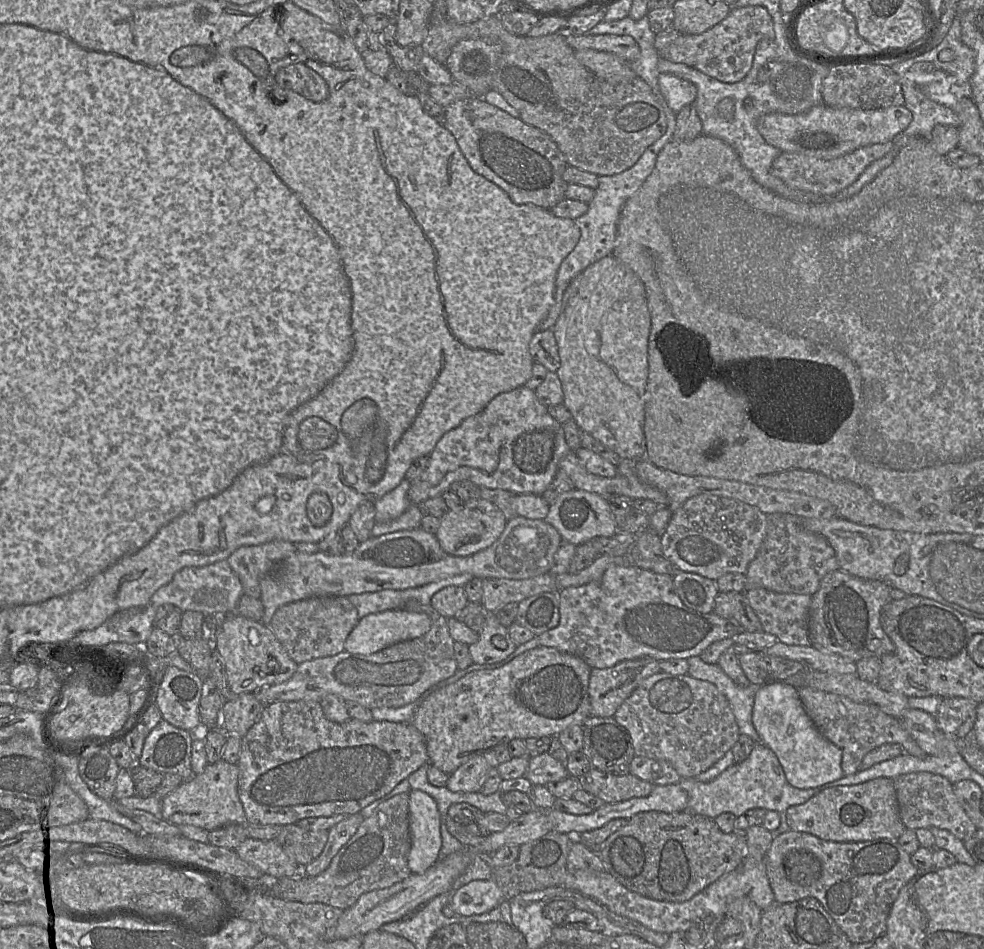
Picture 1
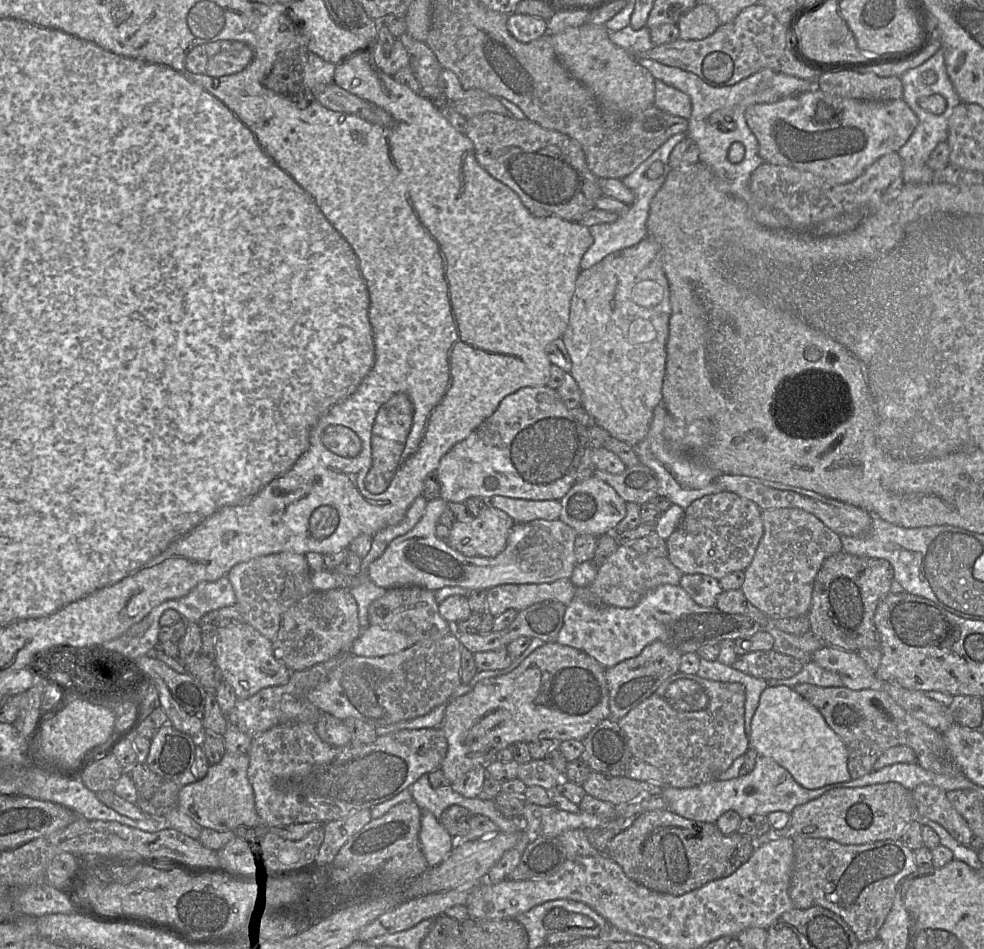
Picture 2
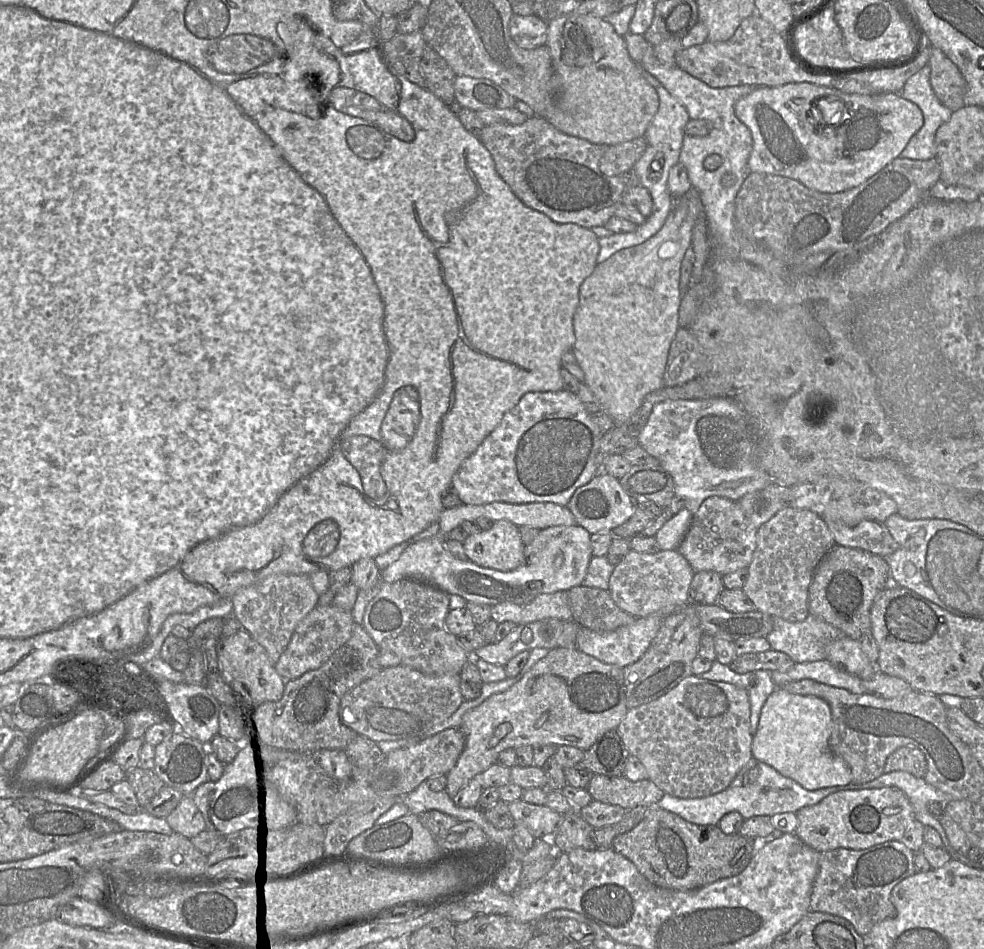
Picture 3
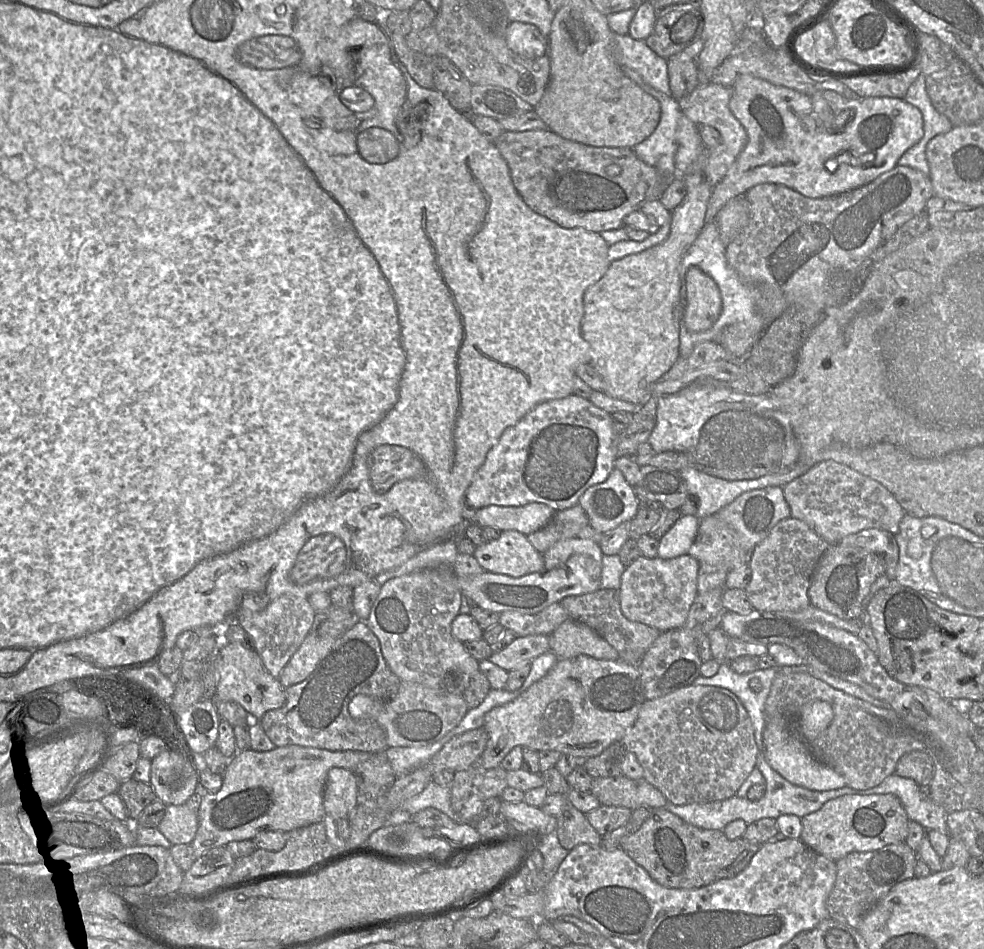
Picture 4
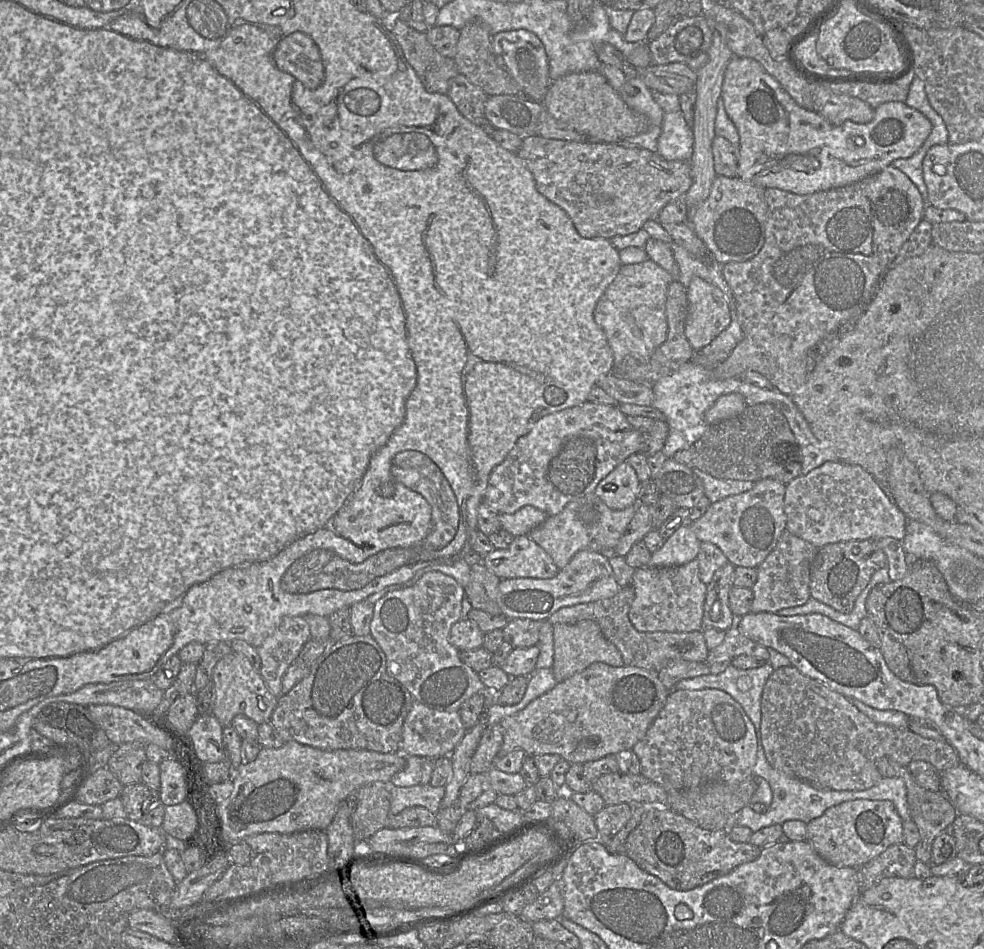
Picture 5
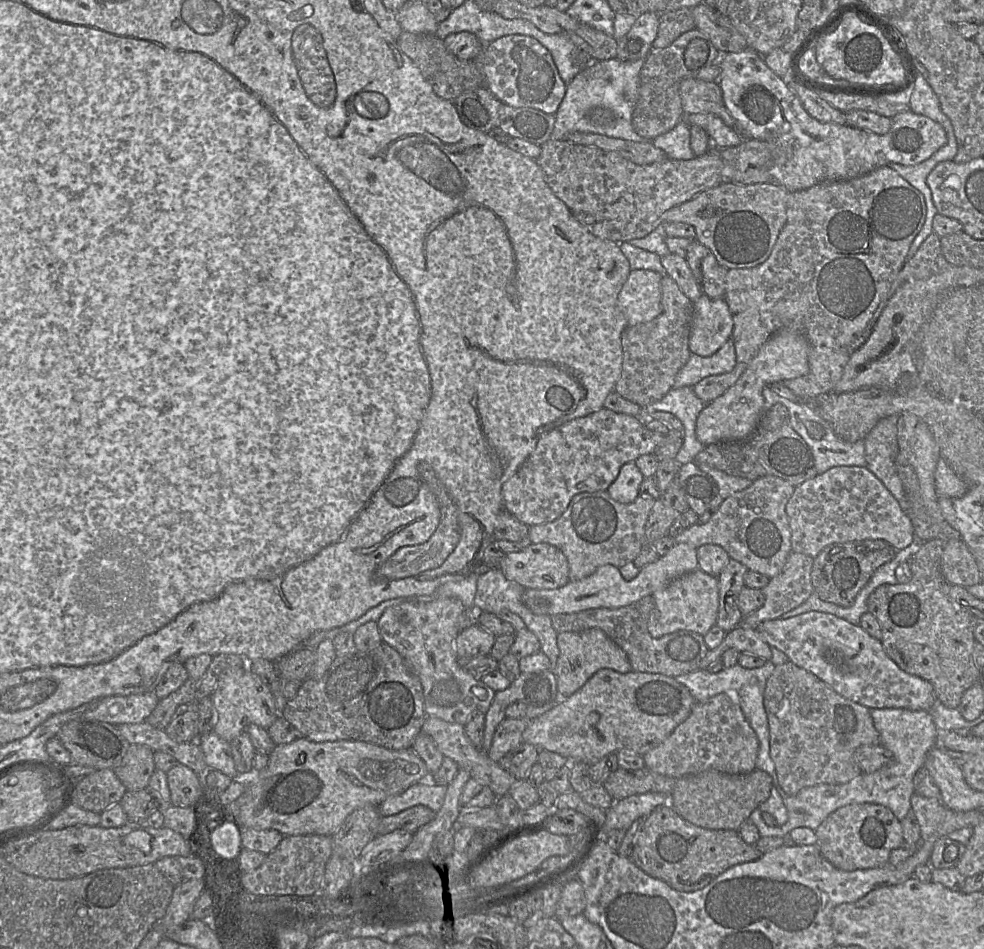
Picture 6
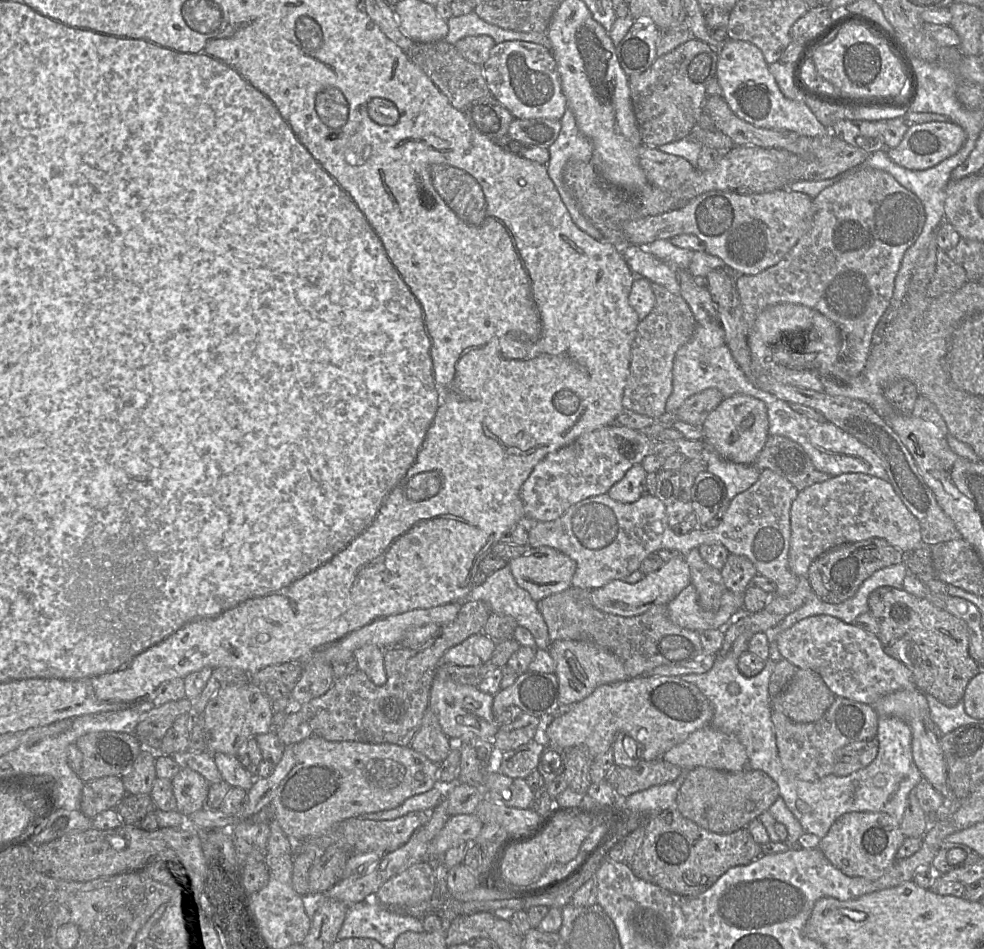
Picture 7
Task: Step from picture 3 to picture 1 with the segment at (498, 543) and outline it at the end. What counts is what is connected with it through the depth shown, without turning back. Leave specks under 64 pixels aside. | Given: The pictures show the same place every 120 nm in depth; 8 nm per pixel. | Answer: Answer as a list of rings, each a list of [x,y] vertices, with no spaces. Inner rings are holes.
[[[470,500],[465,502],[460,510],[449,510],[441,517],[435,537],[447,554],[470,556],[490,547],[500,537],[507,522],[502,511],[489,501]]]

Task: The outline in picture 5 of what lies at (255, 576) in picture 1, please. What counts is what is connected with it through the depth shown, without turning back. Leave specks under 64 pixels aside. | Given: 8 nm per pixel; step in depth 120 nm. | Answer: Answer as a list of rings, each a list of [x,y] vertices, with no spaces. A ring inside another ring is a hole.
[[[288,616],[256,647],[261,659],[260,674],[277,698],[283,694],[283,675],[296,661],[310,637],[310,627],[305,616]]]

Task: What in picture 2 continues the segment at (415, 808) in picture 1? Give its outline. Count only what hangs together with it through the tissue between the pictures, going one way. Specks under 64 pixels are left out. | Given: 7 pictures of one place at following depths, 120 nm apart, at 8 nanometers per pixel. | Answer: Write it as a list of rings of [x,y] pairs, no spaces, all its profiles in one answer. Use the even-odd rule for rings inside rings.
[[[422,811],[419,843],[429,868],[440,864],[453,849],[453,838],[427,811]]]

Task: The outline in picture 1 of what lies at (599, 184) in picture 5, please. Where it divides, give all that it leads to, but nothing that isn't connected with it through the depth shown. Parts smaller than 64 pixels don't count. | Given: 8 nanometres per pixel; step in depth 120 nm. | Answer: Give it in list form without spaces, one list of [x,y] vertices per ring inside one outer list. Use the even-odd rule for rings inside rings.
[[[477,97],[459,100],[444,107],[442,124],[455,137],[471,168],[504,190],[515,204],[533,204],[550,210],[565,199],[568,183],[563,180],[562,174],[568,164],[557,144],[545,132]]]

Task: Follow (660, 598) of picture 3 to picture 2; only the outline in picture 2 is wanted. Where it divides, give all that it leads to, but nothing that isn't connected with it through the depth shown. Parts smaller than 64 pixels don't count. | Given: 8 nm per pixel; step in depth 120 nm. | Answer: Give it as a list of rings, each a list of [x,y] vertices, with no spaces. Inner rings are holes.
[[[619,546],[617,550],[613,552],[613,554],[608,558],[608,560],[603,563],[601,566],[598,567],[597,574],[595,577],[595,580],[593,583],[589,586],[589,589],[596,594],[605,604],[611,605],[618,608],[632,608],[648,593],[655,590],[657,587],[665,584],[670,585],[679,585],[680,579],[682,575],[688,575],[688,574],[682,574],[668,559],[668,557],[655,557],[655,556],[649,556],[645,554],[638,553],[631,549],[628,546]]]

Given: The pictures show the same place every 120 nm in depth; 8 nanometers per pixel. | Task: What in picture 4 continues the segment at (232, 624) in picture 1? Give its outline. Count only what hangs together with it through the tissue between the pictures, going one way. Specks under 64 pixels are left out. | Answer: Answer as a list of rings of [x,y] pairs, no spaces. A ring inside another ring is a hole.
[[[248,635],[245,641],[223,641],[216,651],[216,669],[216,699],[239,703],[251,719],[260,720],[267,711],[280,708],[286,701],[286,689],[266,669]]]

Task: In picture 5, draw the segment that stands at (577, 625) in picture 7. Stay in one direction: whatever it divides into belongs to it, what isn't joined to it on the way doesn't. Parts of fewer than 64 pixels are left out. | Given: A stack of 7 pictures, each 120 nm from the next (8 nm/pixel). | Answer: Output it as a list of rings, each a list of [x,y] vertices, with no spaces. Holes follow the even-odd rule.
[[[623,586],[613,597],[593,602],[562,607],[549,618],[552,625],[557,623],[577,623],[583,620],[595,621],[607,640],[613,643],[622,655],[624,665],[658,672],[678,660],[706,662],[709,651],[703,630],[693,632],[641,632],[629,619],[629,610],[635,597],[633,586]]]

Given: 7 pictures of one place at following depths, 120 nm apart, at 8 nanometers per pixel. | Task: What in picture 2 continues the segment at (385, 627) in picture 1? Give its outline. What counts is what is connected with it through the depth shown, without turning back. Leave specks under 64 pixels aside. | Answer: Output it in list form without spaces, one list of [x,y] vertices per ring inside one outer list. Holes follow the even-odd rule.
[[[377,625],[363,627],[350,646],[350,653],[362,657],[383,657],[396,654],[413,645],[412,639],[398,631],[386,630]]]

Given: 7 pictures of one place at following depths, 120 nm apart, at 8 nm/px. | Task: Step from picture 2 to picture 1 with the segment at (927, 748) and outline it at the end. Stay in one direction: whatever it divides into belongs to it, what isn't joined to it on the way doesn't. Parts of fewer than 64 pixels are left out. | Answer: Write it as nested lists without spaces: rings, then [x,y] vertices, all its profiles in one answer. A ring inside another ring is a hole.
[[[802,687],[798,691],[803,707],[817,730],[841,750],[841,768],[844,775],[858,772],[865,755],[883,744],[899,744],[907,754],[918,758],[926,756],[924,750],[901,725],[899,719],[878,707],[857,703],[845,696],[810,687]]]

